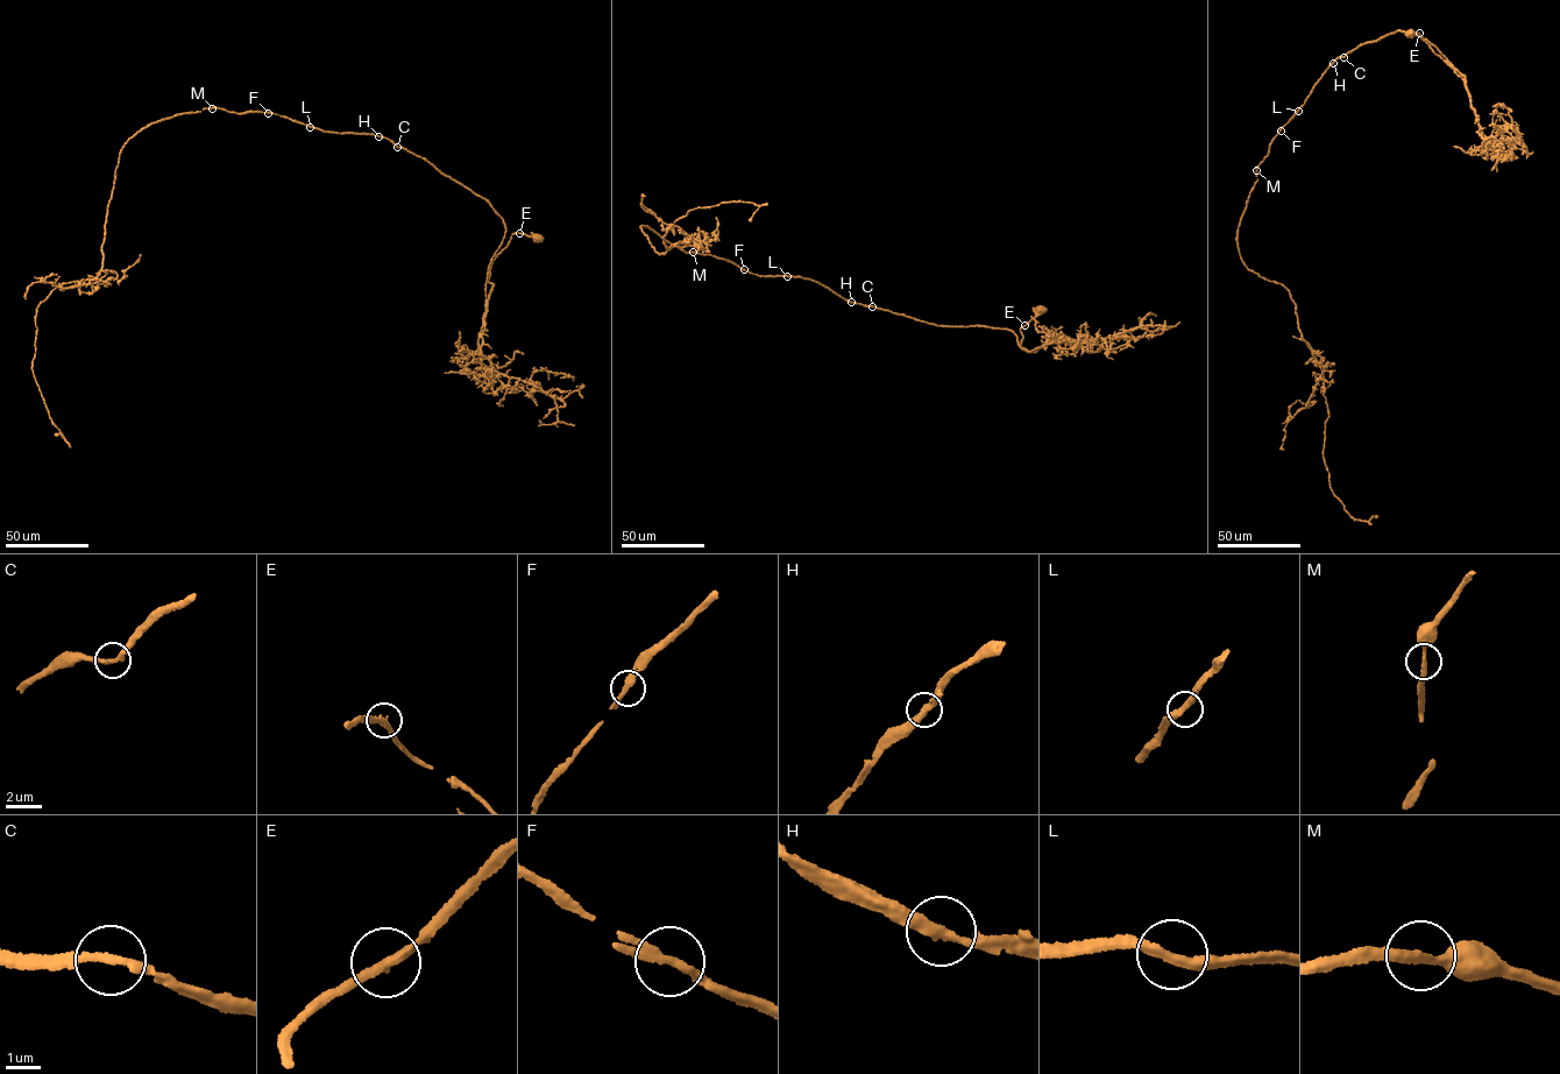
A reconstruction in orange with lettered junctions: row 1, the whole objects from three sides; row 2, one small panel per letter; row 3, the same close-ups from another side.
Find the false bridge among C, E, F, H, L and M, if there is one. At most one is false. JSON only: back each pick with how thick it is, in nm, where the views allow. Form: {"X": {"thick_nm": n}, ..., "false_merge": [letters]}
{"false_merge": []}

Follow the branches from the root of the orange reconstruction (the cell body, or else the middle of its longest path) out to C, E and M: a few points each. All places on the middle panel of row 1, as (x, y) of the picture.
C: (1042, 310), (1020, 329), (1021, 347), (1028, 352), (1018, 344), (1014, 332), (1007, 330), (937, 325), (872, 306)
E: (1042, 310), (1025, 325)
M: (1042, 310), (1020, 329), (1028, 352), (1007, 330), (937, 325), (849, 302), (808, 278), (760, 275), (694, 252)

